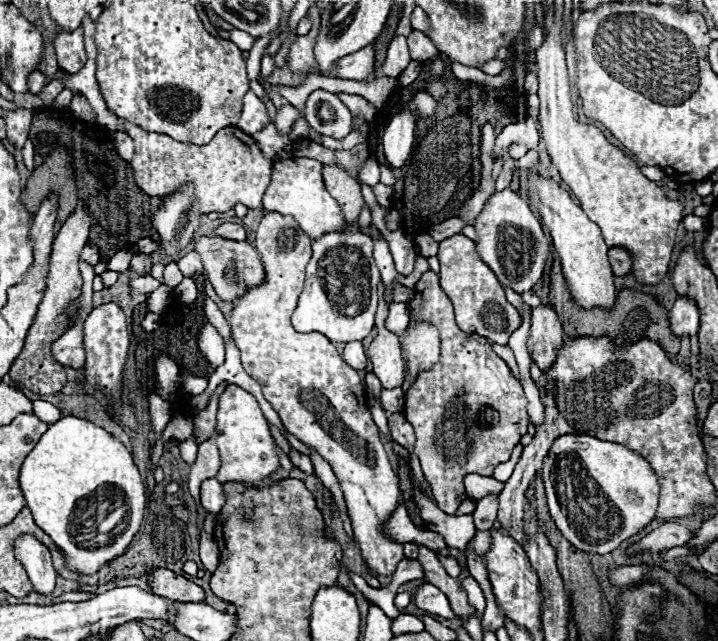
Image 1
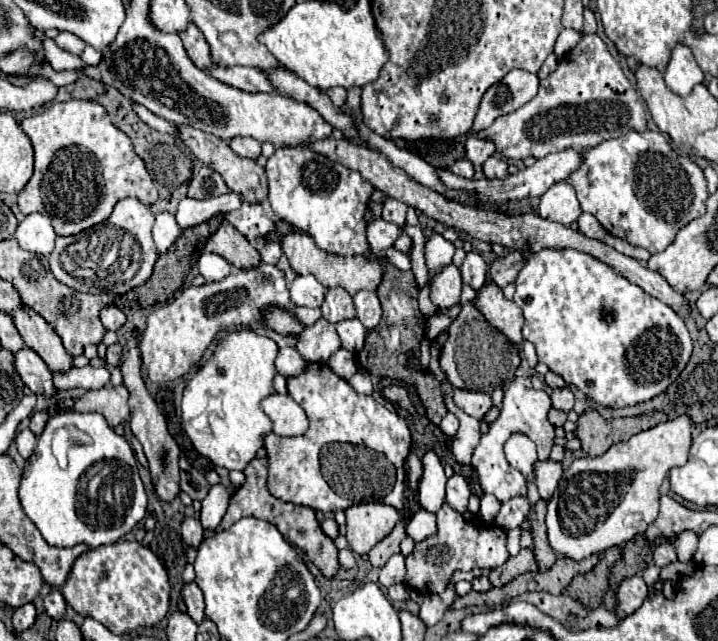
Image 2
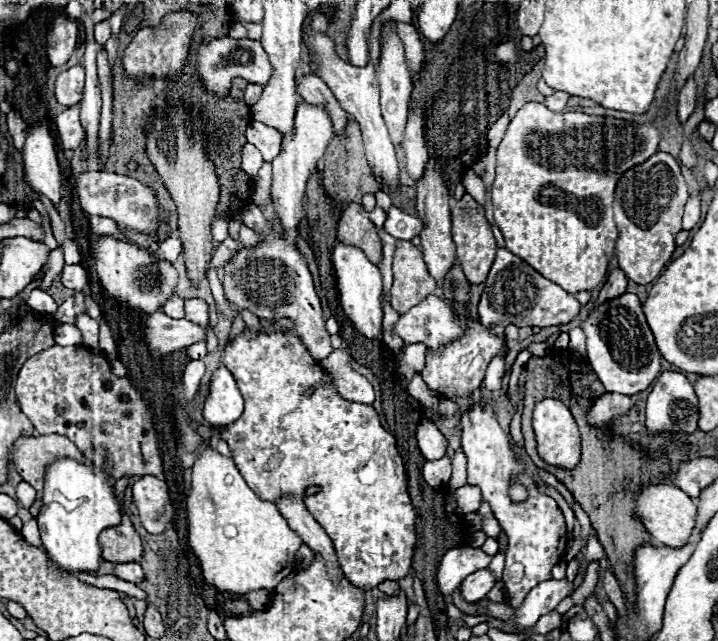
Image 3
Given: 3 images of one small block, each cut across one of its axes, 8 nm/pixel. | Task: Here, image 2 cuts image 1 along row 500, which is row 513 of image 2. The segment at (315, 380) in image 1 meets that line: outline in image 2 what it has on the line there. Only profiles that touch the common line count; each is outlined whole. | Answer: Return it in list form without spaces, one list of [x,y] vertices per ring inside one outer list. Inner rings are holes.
[[[382,502],[350,506],[346,510],[346,538],[350,550],[356,554],[368,554],[392,532],[398,520],[398,510]]]

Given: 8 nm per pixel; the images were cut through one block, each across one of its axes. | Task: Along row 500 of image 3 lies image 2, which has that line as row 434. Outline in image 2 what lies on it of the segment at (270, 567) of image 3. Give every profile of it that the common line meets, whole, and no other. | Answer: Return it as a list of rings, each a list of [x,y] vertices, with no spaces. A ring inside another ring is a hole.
[[[240,328],[228,332],[222,340],[218,340],[214,354],[204,362],[204,366],[190,378],[182,396],[182,428],[194,448],[212,460],[214,466],[222,466],[228,470],[244,470],[246,464],[256,456],[256,452],[264,446],[264,436],[272,432],[272,422],[260,408],[260,402],[274,394],[272,380],[278,374],[274,360],[278,356],[278,346],[272,338],[262,336],[250,328]]]

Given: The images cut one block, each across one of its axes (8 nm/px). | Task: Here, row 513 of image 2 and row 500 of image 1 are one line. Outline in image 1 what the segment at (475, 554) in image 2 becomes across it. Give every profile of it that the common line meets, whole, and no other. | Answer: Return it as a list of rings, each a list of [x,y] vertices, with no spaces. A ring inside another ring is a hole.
[[[432,270],[422,274],[422,278],[418,280],[414,290],[416,290],[416,294],[414,294],[414,300],[408,302],[408,308],[412,308],[410,312],[414,318],[420,318],[420,320],[426,318],[428,322],[432,322],[440,330],[440,360],[428,372],[422,372],[414,380],[410,390],[406,392],[404,416],[416,432],[414,452],[420,458],[420,466],[424,470],[426,480],[432,484],[434,498],[436,498],[440,510],[454,514],[456,508],[460,506],[458,494],[464,492],[464,484],[462,484],[464,476],[470,472],[478,472],[482,476],[492,476],[494,468],[498,464],[506,462],[510,458],[514,446],[520,442],[520,438],[524,434],[528,434],[528,424],[530,424],[530,418],[526,412],[528,400],[524,398],[522,384],[512,376],[506,362],[492,350],[492,344],[488,342],[488,338],[462,332],[456,326],[452,304],[450,304],[448,296],[444,294],[444,290],[440,288],[438,274],[434,274]],[[480,410],[482,410],[481,421],[483,424],[489,425],[493,422],[492,410],[498,414],[498,420],[492,426],[482,426],[480,424]]]

